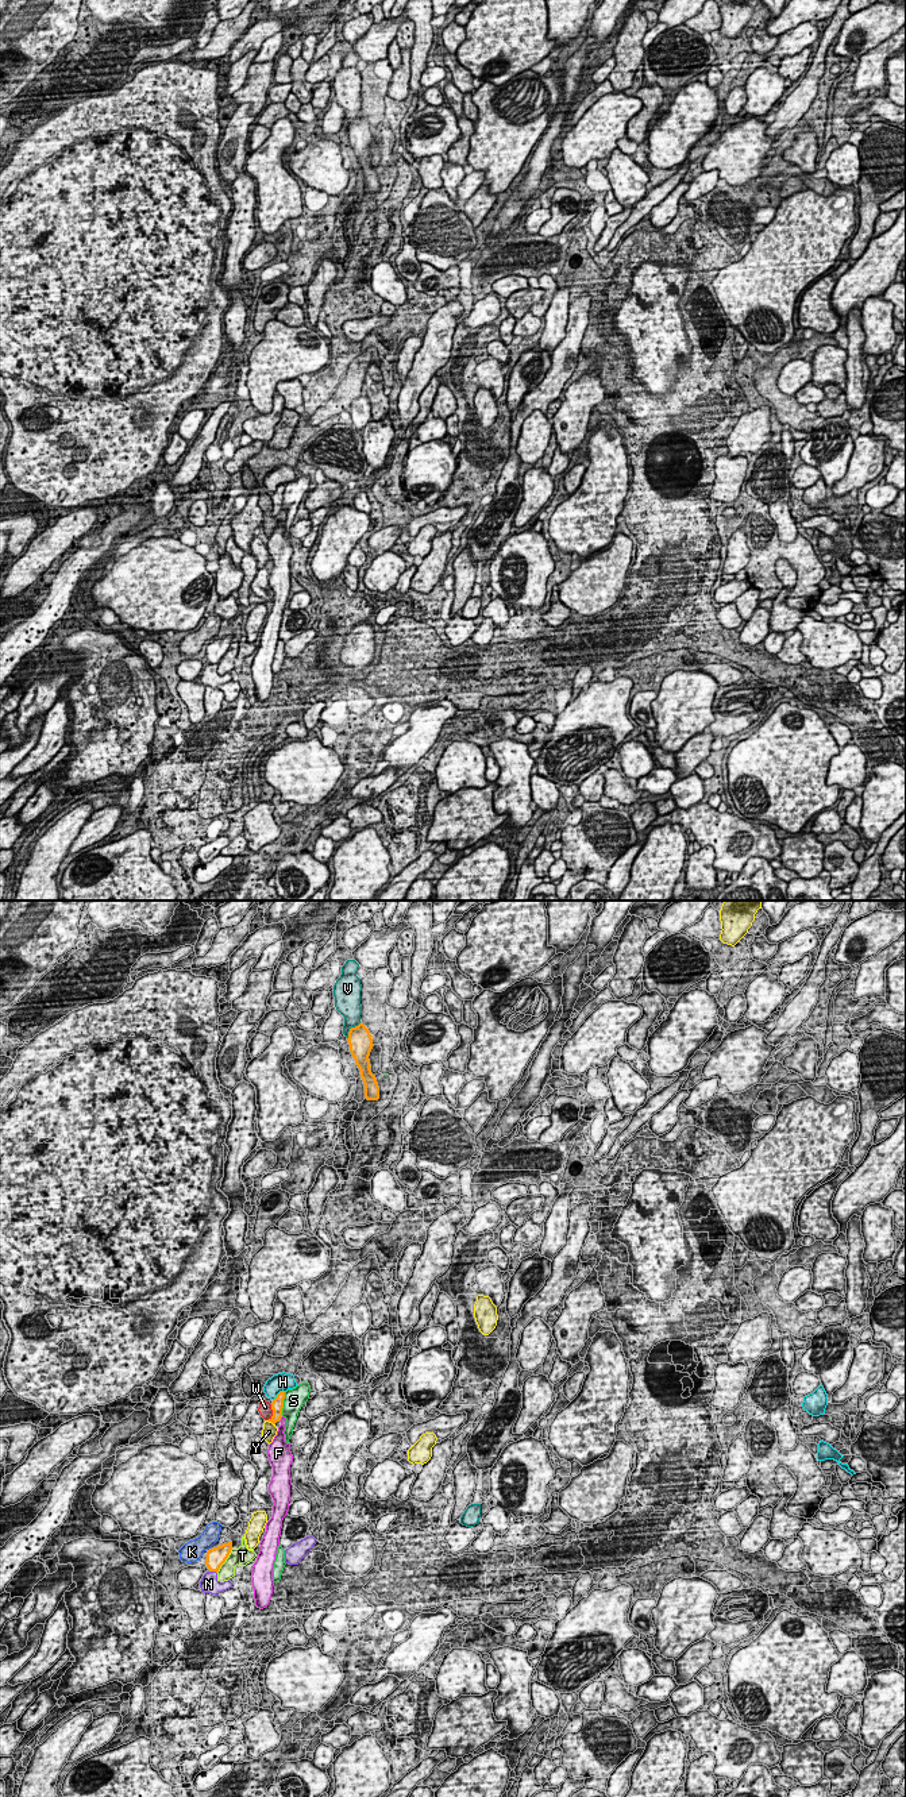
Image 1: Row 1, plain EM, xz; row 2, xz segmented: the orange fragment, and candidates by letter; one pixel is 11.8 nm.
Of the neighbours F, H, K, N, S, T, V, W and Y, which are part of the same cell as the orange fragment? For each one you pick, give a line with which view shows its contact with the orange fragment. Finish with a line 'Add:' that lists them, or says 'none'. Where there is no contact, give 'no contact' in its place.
Add: none

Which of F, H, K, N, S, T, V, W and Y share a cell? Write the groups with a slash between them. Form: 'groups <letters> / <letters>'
groups F S / H / K / N / T / V / W Y

